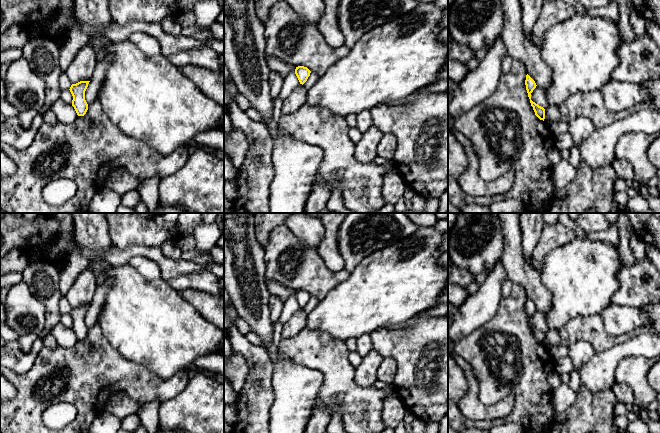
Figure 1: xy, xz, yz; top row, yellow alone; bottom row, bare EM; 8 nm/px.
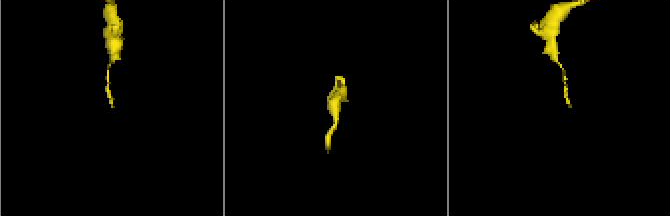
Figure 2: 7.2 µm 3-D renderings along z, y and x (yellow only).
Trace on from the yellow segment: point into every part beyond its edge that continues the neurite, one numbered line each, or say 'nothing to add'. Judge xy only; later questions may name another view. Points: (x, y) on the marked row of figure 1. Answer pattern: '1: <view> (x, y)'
nothing to add

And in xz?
nothing to add

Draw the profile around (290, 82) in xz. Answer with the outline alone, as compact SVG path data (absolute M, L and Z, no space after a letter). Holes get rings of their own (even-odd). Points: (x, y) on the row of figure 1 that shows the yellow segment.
M290 71L283 78L283 86L281 88L280 94L278 95L278 98L284 101L294 91L294 89L299 85L300 85L300 82L295 72Z

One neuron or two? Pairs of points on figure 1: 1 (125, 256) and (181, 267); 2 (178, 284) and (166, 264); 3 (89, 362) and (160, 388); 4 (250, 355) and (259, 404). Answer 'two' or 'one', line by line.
1: one
2: two
3: one
4: one

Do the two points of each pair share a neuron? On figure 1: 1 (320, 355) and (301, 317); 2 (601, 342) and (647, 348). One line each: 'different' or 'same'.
1: different
2: different

